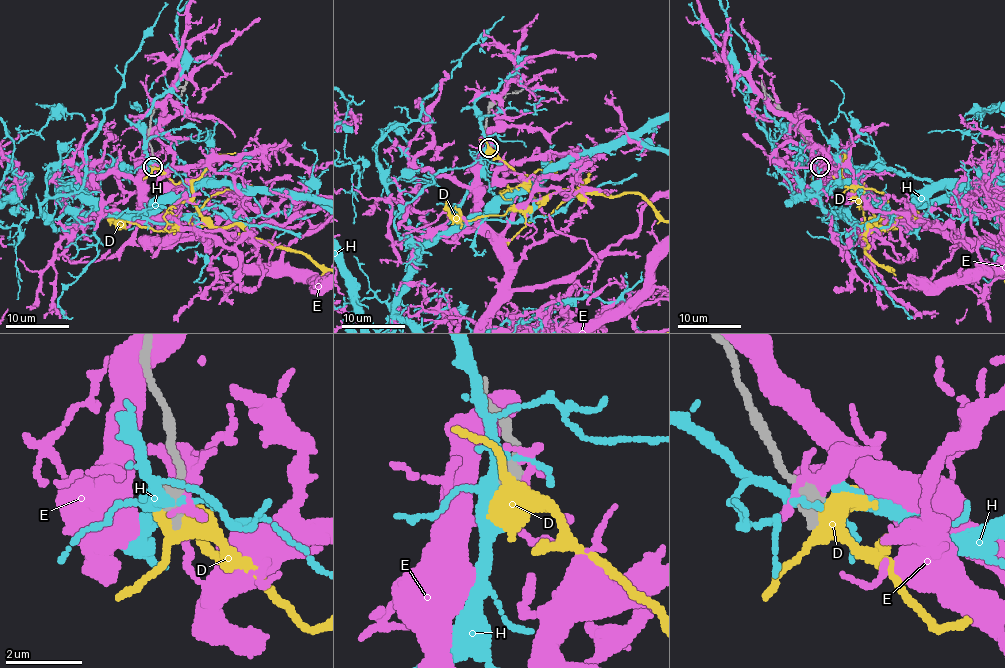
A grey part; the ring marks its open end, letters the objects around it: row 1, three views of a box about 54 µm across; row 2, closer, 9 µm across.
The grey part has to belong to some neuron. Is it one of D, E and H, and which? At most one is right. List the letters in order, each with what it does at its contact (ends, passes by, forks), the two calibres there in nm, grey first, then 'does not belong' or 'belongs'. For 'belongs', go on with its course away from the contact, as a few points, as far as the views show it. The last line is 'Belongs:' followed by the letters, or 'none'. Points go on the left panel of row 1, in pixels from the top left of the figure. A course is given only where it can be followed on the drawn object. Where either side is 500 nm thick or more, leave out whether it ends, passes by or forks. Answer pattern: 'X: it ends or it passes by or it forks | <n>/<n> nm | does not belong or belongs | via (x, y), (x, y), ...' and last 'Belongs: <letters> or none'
D: 550/500 nm | belongs
E: 550/300 nm | does not belong
H: 550/280 nm | does not belong
Belongs: D

